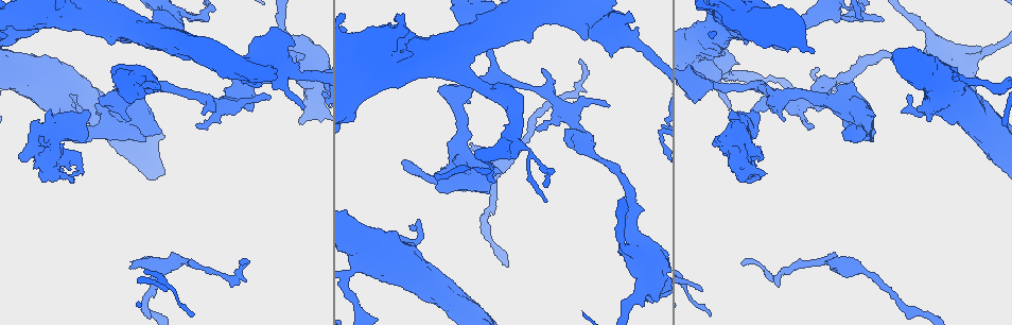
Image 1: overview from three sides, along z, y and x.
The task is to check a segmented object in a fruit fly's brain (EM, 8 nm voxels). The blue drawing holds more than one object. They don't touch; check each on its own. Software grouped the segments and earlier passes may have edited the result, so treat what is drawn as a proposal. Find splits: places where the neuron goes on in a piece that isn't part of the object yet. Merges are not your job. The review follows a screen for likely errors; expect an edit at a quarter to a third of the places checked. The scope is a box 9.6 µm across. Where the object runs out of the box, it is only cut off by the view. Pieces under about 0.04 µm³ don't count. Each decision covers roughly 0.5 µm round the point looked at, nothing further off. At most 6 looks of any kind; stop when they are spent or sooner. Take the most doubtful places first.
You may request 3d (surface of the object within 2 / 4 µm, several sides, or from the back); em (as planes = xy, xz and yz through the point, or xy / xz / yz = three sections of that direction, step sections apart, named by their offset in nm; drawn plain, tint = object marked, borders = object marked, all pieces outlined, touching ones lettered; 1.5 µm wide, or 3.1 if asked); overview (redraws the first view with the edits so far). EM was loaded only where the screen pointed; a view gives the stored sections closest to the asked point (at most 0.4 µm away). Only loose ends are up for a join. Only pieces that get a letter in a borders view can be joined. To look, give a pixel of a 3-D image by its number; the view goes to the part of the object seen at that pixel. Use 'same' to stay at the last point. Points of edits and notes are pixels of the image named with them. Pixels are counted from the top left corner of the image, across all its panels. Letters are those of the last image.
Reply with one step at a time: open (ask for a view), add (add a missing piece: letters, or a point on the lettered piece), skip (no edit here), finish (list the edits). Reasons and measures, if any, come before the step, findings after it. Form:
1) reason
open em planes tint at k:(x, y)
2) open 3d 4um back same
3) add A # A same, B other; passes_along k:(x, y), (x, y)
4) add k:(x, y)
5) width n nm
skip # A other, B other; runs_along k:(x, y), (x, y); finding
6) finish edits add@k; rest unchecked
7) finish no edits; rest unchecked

free end
open em yz step 8 tint at 1:(83, 110)

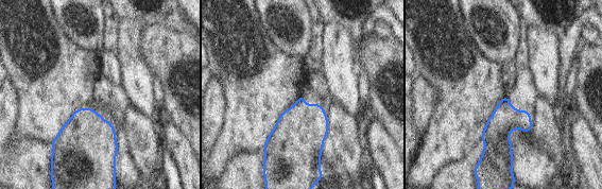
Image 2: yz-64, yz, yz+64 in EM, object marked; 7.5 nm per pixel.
see the neighbours
open em yz step 8 borders same

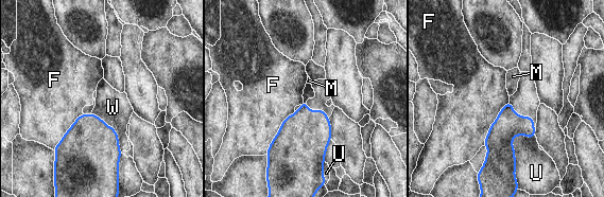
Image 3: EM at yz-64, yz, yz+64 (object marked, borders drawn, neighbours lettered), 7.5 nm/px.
longest_contact W 550 nm
skip # F other, M other, U other, W other; border 3:(90, 113), (117, 135), (119, 176); no lettered piece goes on from it

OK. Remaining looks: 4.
branch stops here
open em planes borders at 1:(471, 149)

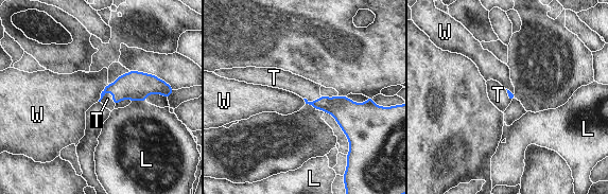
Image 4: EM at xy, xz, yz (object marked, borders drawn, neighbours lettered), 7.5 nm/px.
add T # L other, T same, W other; the neuron continues

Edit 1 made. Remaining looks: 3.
see it whole again
open overview

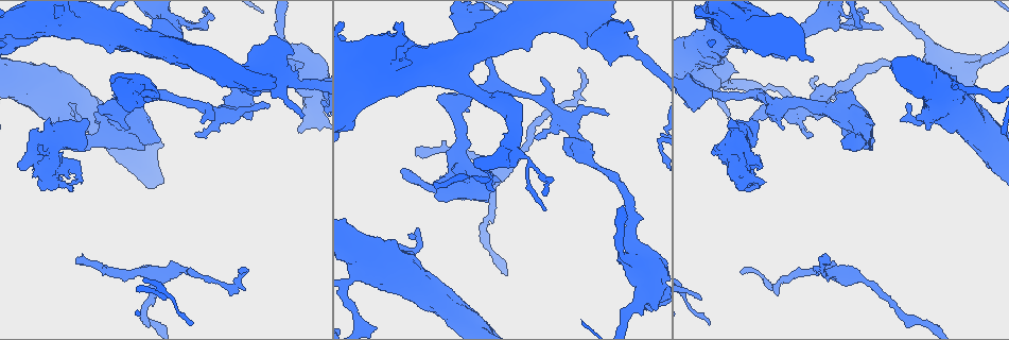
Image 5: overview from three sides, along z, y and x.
stops while still wide
open em planes borders at 5:(512, 167)

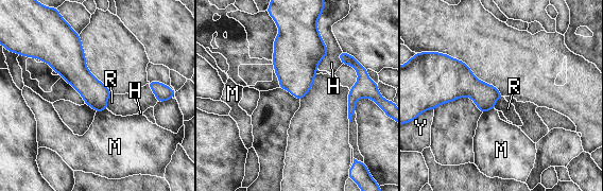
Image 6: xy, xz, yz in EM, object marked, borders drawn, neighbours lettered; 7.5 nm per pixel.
longest_contact H 320 nm
skip # H other, M other, R other, Y other; border 6:(110, 93), (106, 108); none of them fits

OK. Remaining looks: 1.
finish edits add@4; rest unchecked

